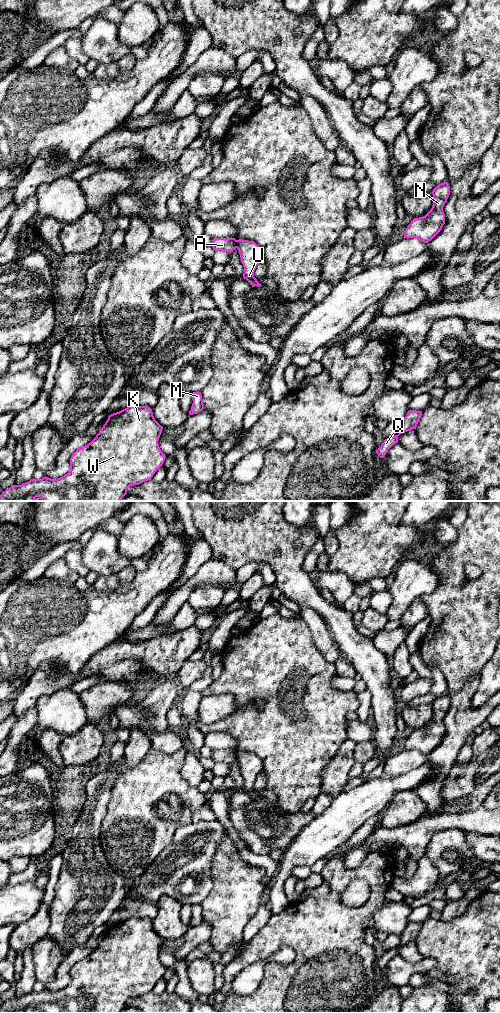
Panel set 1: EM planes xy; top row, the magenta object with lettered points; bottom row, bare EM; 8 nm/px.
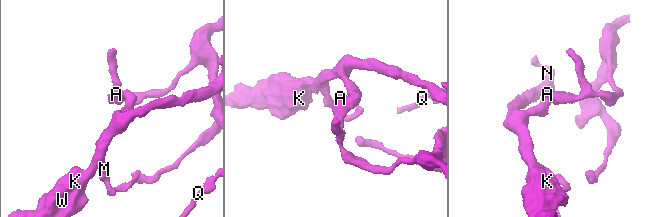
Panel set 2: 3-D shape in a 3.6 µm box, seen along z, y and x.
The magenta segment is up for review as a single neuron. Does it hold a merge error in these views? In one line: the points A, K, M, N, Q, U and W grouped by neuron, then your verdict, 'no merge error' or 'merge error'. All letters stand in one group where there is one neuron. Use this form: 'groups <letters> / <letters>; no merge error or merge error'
groups A / K M N Q U W; merge error

